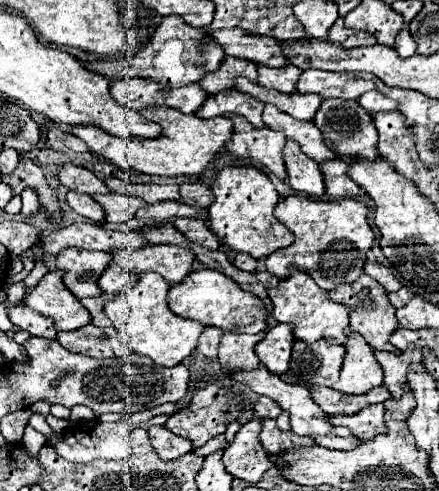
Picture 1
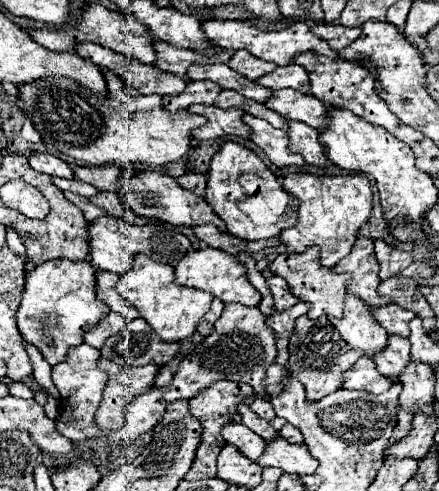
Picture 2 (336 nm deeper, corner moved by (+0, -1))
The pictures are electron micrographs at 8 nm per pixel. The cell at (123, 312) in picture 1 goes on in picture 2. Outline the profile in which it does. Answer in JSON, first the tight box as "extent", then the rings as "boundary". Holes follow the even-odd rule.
{"extent":[116,254,212,342],"boundary":[[[140,254],[134,258],[132,268],[120,276],[116,290],[124,300],[138,308],[140,316],[150,324],[150,328],[168,342],[182,342],[192,336],[198,328],[198,322],[208,314],[212,296],[202,290],[186,288],[174,282],[174,268],[170,264],[160,264]]]}

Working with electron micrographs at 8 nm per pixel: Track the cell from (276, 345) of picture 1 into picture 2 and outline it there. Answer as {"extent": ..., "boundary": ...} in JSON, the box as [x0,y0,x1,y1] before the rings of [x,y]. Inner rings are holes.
{"extent":[266,302,308,364],"boundary":[[[298,302],[296,306],[284,310],[284,312],[274,312],[266,324],[274,330],[276,334],[276,348],[278,348],[278,356],[276,356],[276,364],[286,364],[288,362],[288,340],[290,340],[290,334],[294,330],[294,322],[298,316],[306,314],[308,312],[308,304],[304,302]]]}

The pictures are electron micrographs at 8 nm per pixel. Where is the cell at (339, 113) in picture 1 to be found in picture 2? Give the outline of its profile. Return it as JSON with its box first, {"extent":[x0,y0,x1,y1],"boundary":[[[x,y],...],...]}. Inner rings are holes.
{"extent":[266,90,330,130],"boundary":[[[276,90],[272,92],[272,98],[266,102],[266,106],[282,114],[286,120],[298,120],[316,130],[324,130],[330,124],[330,110],[312,94],[302,94],[296,90]]]}

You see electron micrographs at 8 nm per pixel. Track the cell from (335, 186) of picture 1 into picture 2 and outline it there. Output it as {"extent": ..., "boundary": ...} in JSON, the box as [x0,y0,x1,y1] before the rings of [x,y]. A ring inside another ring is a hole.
{"extent":[288,120,328,168],"boundary":[[[296,120],[288,122],[290,124],[290,130],[288,130],[288,136],[290,136],[290,150],[292,152],[300,152],[304,156],[304,160],[316,168],[326,168],[328,166],[328,158],[318,142],[318,132],[316,128],[308,126],[308,124],[300,124]]]}

